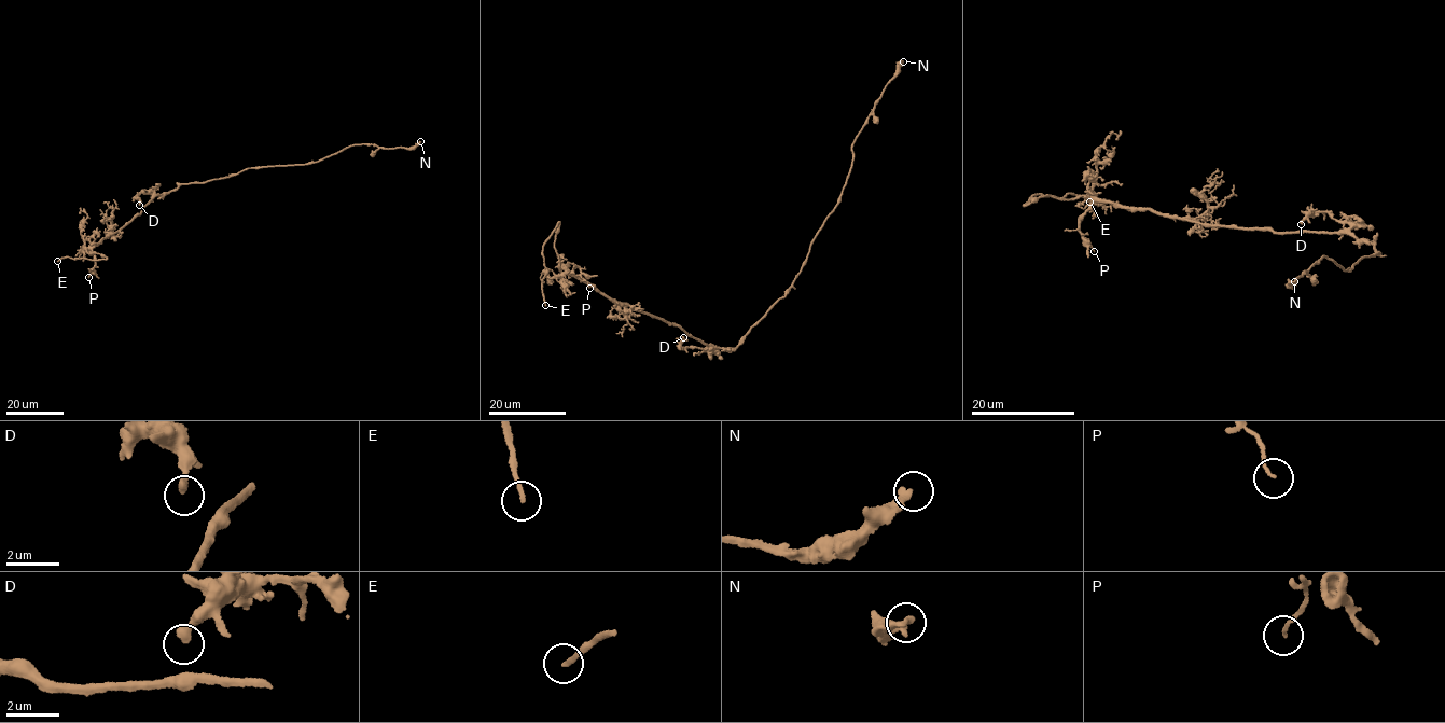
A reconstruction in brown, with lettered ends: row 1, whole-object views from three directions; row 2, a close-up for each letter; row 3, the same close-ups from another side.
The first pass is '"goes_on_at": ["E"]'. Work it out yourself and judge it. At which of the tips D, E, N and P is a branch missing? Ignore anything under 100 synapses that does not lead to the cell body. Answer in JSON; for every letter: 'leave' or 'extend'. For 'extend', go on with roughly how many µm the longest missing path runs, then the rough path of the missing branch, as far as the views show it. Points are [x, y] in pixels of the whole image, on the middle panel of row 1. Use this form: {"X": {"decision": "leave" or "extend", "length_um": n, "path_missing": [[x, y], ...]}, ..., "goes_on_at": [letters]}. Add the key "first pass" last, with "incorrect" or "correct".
{"D": {"decision": "leave"}, "E": {"decision": "extend", "length_um": 15, "path_missing": [[545, 305], [554, 328], [550, 341], [551, 349]]}, "N": {"decision": "leave"}, "P": {"decision": "leave"}, "goes_on_at": ["E"], "first pass": "correct"}

